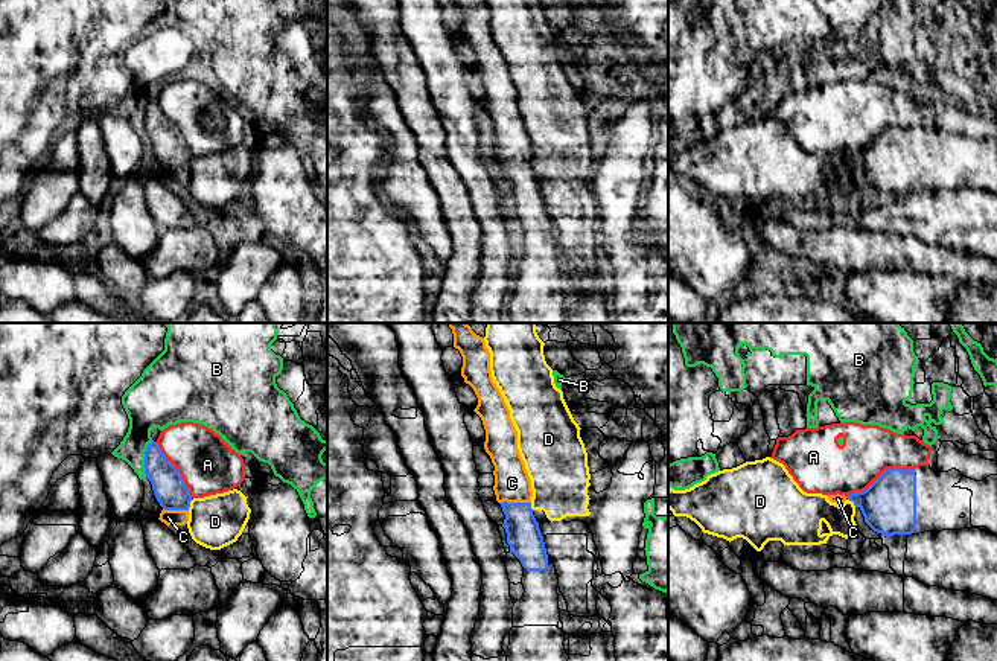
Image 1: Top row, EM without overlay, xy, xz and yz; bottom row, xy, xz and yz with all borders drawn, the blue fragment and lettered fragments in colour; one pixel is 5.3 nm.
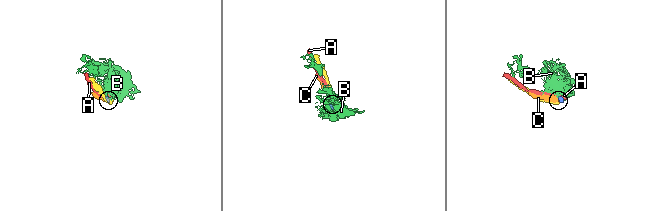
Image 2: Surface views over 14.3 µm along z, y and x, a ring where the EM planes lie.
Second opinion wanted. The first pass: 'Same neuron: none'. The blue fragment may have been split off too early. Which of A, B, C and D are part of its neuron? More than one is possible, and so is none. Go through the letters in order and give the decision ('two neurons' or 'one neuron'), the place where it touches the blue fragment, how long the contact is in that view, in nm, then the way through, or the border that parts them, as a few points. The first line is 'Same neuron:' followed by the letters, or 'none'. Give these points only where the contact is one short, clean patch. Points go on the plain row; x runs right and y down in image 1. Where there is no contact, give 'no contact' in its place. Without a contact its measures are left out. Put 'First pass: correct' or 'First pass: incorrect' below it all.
Same neuron: C
A: two neurons; meets blue in yz at (882, 133); contact 400 nm long; border along yz (914, 127), (885, 128), (865, 148), (854, 150), (847, 156)
B: two neurons; meets blue in xy at (145, 118); contact 200 nm long; border along xy (152, 99), (145, 110), (145, 136)
C: one neuron; meets blue in xz at (515, 162); contact 170 nm long; runs through xz (524, 195), (515, 162), (512, 142)
D: two neurons; meets blue in xy at (189, 163); contact 60 nm long; border along xy (192, 159), (187, 168)
First pass: incorrect

